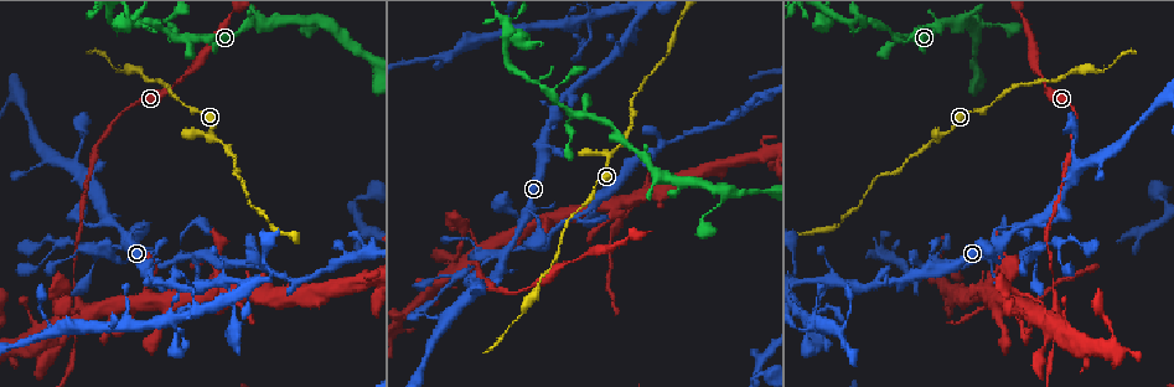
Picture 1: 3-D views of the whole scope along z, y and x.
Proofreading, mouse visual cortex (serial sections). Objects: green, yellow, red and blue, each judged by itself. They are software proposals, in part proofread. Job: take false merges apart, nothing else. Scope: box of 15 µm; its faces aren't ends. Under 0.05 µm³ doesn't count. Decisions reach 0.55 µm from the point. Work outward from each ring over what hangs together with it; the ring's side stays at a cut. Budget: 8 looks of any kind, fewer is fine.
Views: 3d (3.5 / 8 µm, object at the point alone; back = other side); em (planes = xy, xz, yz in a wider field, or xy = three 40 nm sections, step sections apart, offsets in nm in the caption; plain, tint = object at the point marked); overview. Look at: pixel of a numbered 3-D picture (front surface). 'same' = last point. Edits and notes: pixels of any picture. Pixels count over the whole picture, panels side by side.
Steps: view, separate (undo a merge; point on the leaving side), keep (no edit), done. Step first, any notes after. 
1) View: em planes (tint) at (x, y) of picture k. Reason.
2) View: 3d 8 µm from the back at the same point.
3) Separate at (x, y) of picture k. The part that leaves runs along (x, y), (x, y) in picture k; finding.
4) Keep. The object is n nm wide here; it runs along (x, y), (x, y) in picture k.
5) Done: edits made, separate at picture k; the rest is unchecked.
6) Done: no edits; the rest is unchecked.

View: 3d 8 µm at (529, 209) of picture 1. Four arms meet.

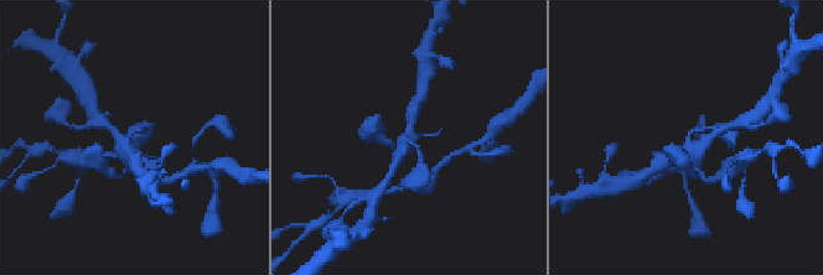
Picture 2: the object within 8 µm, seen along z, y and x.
View: em xy step 5 (tint) at (687, 136) of picture 2. 4 arms meet here; the arms are 150, 250, 300, 350 nm wide.

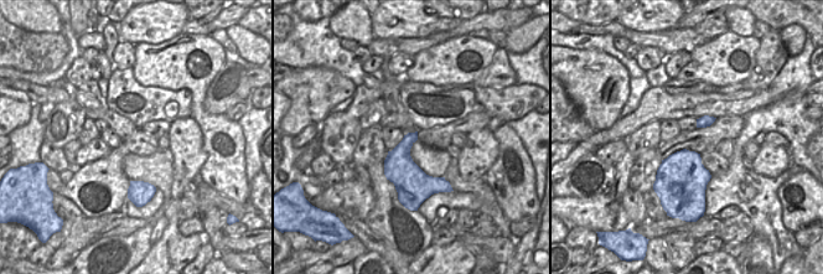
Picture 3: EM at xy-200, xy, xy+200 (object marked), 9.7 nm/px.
Keep. The object is 240 nm wide here; it runs along (676, 156), (718, 128) in picture 2; one cell here.

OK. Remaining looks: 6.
View: 3d 3.5 µm at (96, 247) of picture 1. Narrows sharply.

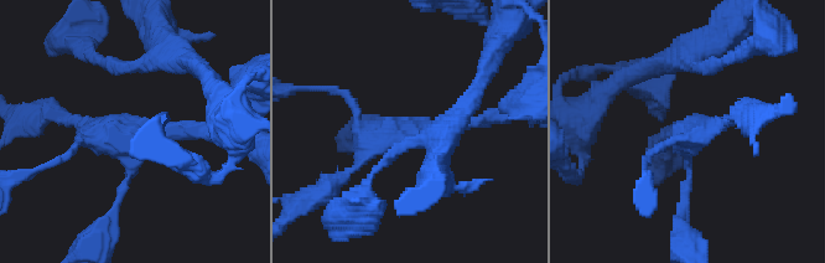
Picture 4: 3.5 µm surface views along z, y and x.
View: em xy step 5 (tint) at (418, 126) of picture 4. 4 arms meet here; the arms are 150, 150, 200, 200 nm wide; now the EM.

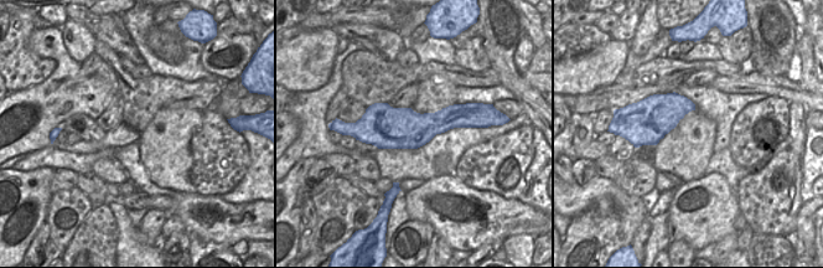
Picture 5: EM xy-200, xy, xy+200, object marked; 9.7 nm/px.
Keep. One cell here.

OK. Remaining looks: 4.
View: 3d 8 µm at (470, 260) of picture 1. Abrupt turn.

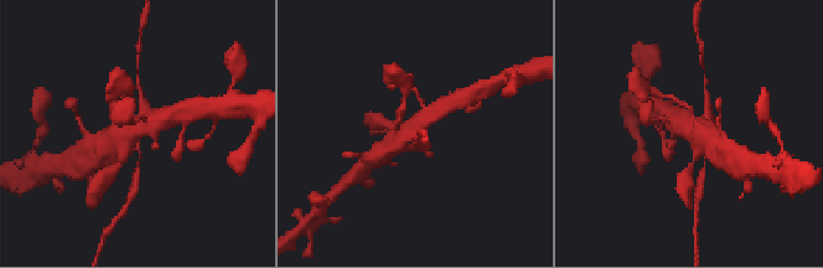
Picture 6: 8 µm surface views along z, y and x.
View: em xy step 1 (tint) at (416, 129) of picture 6.

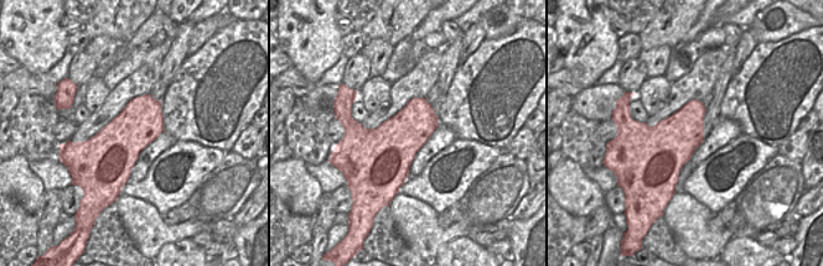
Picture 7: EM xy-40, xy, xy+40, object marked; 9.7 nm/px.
Separate at (689, 135) of picture 6. The part that leaves runs along (700, 118), (684, 123), (667, 113) in picture 6; a second cell is stuck on.

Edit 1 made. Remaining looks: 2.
Done: edits made, separate at picture 6; the rest is unchecked.

